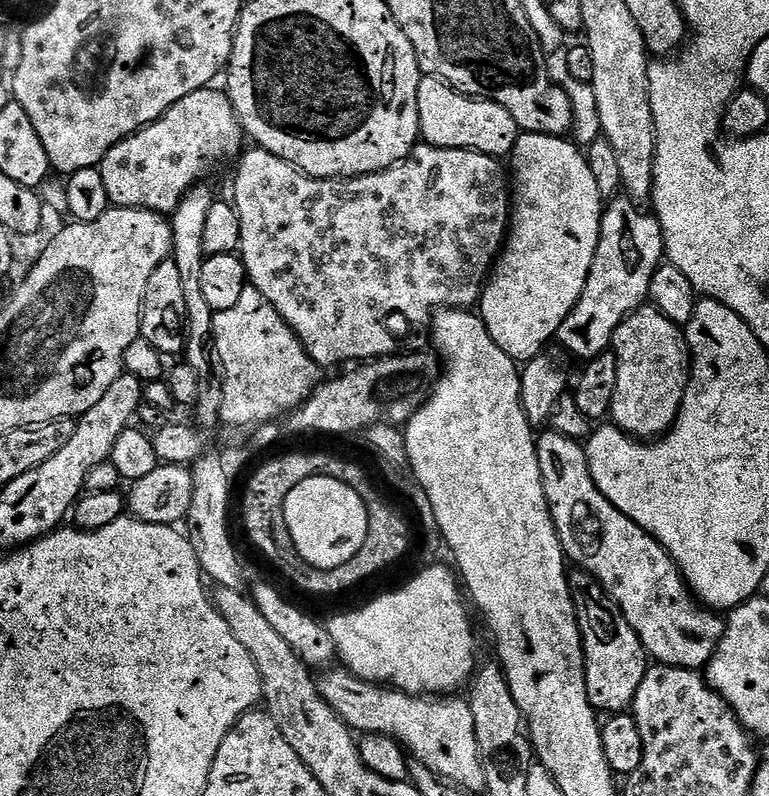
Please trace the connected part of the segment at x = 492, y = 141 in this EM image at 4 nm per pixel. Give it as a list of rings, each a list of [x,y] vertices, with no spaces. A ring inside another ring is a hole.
[[[437,76],[420,77],[418,118],[423,143],[439,148],[465,148],[497,158],[507,157],[516,145],[516,139],[522,134],[514,118],[510,118],[510,114],[502,106],[498,106],[493,100],[465,96]]]

